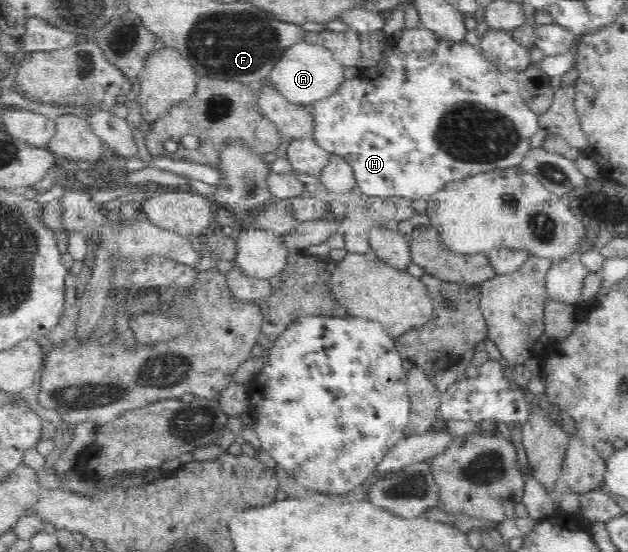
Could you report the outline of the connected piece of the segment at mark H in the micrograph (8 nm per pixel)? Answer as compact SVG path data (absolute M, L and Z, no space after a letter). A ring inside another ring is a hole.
M405 28L395 35L395 45L383 54L383 59L378 62L378 77L371 77L369 80L360 80L357 77L346 78L343 83L330 95L322 100L317 100L309 105L315 127L311 137L321 148L327 150L329 155L337 154L343 156L353 168L356 185L369 197L391 197L399 196L409 199L428 199L434 193L449 184L450 181L457 181L467 175L477 175L485 171L505 169L520 165L527 152L531 149L531 137L535 135L539 124L539 114L529 109L525 100L519 93L519 84L511 73L502 72L492 61L489 61L480 47L465 42L453 42L443 40L427 28Z

